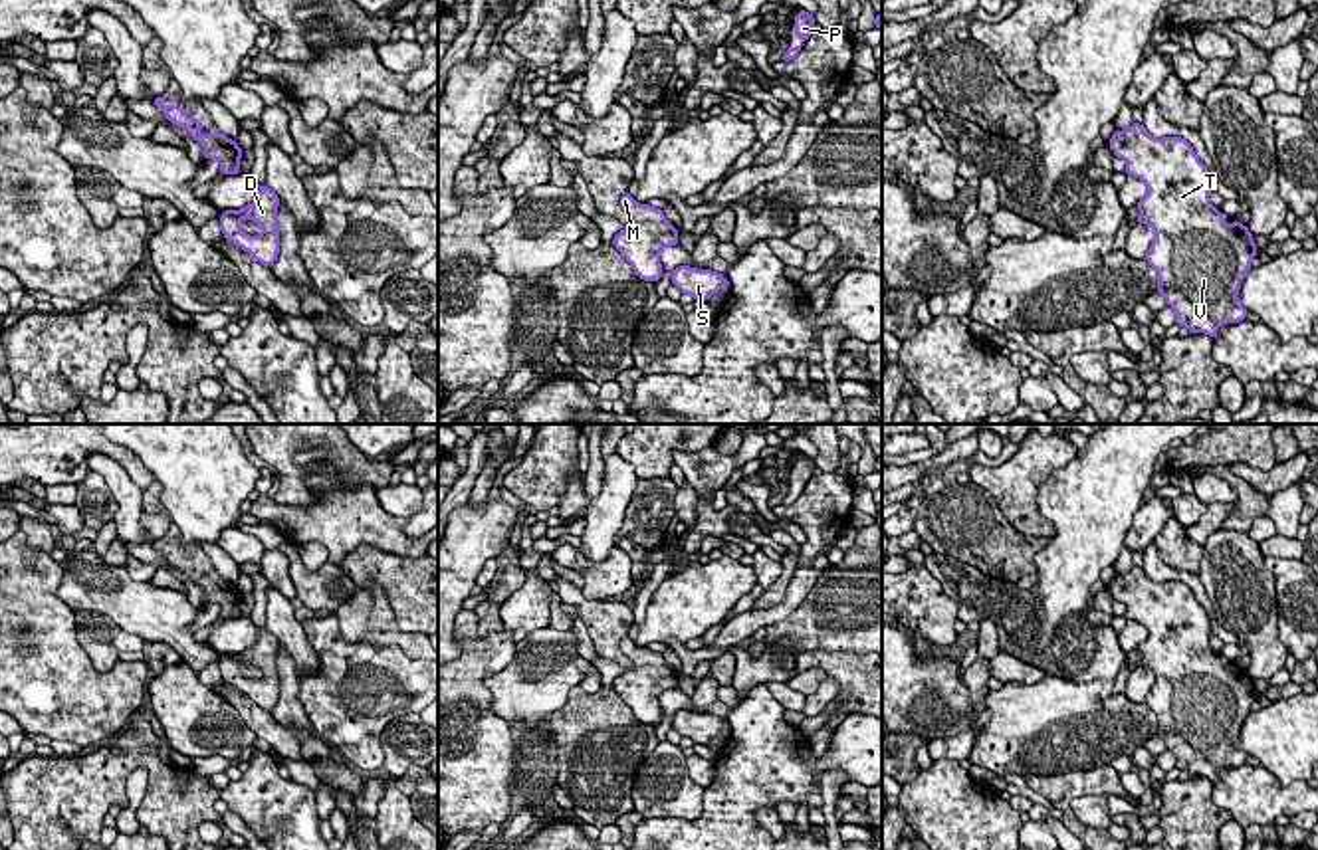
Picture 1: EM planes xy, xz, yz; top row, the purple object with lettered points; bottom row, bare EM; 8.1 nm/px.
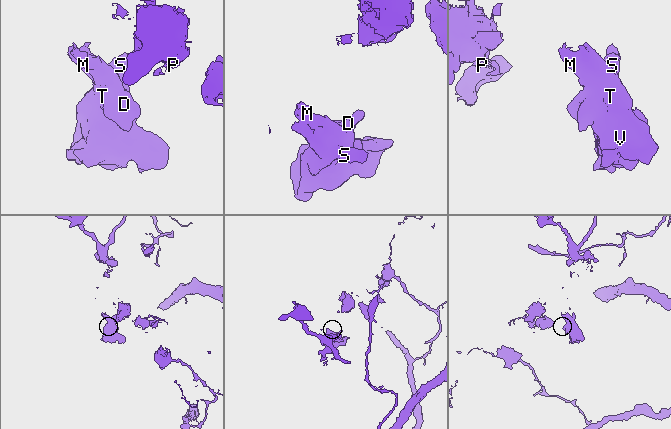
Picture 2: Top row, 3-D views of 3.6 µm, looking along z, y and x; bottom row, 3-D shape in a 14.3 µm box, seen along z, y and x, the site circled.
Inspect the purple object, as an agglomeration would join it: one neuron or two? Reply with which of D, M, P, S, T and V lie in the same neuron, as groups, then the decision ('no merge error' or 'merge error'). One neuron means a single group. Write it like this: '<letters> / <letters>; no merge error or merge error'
D M P S T V; no merge error

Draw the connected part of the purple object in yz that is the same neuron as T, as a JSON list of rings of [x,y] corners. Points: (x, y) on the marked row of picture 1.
[[[1144,123],[1114,131],[1108,145],[1126,162],[1126,174],[1148,186],[1148,196],[1136,204],[1136,224],[1150,224],[1155,232],[1146,260],[1157,271],[1157,291],[1175,311],[1175,325],[1215,339],[1219,325],[1241,323],[1249,311],[1237,303],[1237,293],[1259,250],[1247,226],[1233,218],[1229,228],[1223,212],[1209,202],[1211,174],[1193,147],[1175,135],[1153,139]]]

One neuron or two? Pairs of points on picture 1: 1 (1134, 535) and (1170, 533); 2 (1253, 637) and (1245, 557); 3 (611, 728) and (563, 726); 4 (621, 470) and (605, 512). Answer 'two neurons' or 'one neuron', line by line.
1: two neurons
2: one neuron
3: one neuron
4: one neuron

